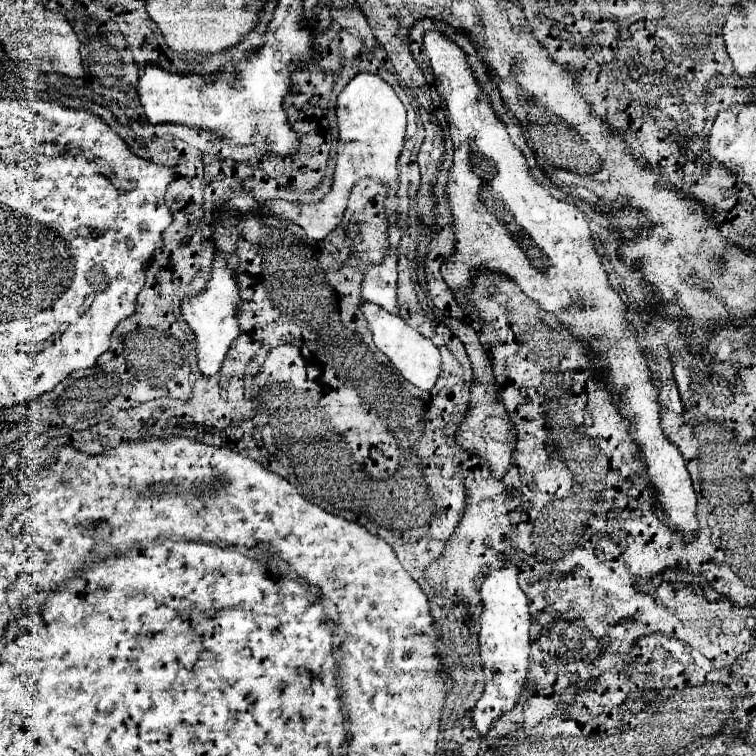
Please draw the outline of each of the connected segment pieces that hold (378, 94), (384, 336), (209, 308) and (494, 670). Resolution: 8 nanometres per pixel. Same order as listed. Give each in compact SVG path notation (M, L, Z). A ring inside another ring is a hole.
M358 73L340 93L338 97L338 129L340 129L340 139L338 139L338 163L336 163L336 173L334 173L334 185L330 189L330 193L318 203L318 205L302 205L298 207L296 203L288 203L288 201L276 201L274 203L274 215L278 219L284 221L292 221L296 225L300 225L306 235L314 241L322 241L328 237L330 231L334 231L340 221L342 221L342 211L346 209L346 201L350 195L350 189L354 187L354 183L362 177L378 177L382 181L388 183L388 187L392 191L398 189L398 159L400 159L400 151L404 147L404 131L406 131L406 109L402 105L402 101L398 99L396 91L378 75L372 73Z
M364 303L362 313L370 323L370 331L374 335L374 345L392 361L392 365L400 371L400 375L404 375L404 379L408 383L416 385L420 391L430 391L434 387L440 367L442 367L438 347L430 339L422 337L416 329L412 329L404 319L388 313L386 309L382 309L378 305Z
M228 217L228 225L214 233L216 243L216 255L212 265L210 281L206 283L206 289L198 297L190 297L182 301L182 317L190 325L190 329L196 333L198 341L198 365L204 375L216 375L232 347L232 343L240 337L240 325L238 325L238 311L240 311L240 295L236 285L236 269L238 269L238 255L236 255L236 235L232 231L236 217Z
M506 563L502 569L494 569L484 579L480 589L484 611L480 617L480 657L484 663L486 689L482 699L474 707L474 725L480 737L486 737L494 723L518 703L518 697L528 679L528 655L530 655L530 599L518 585L516 567Z

